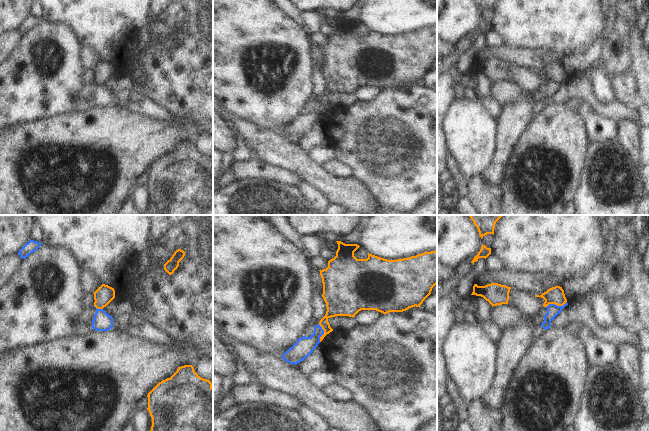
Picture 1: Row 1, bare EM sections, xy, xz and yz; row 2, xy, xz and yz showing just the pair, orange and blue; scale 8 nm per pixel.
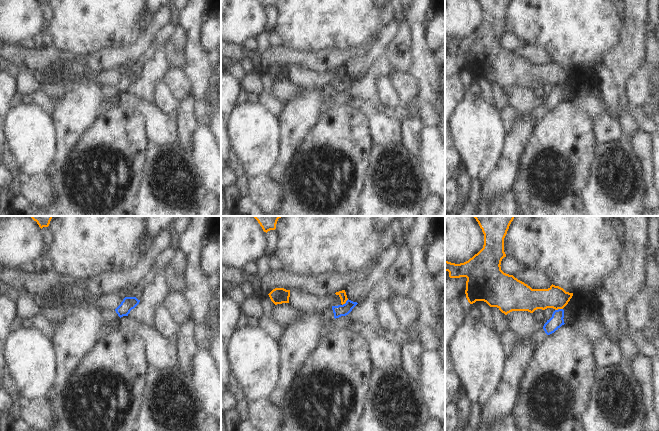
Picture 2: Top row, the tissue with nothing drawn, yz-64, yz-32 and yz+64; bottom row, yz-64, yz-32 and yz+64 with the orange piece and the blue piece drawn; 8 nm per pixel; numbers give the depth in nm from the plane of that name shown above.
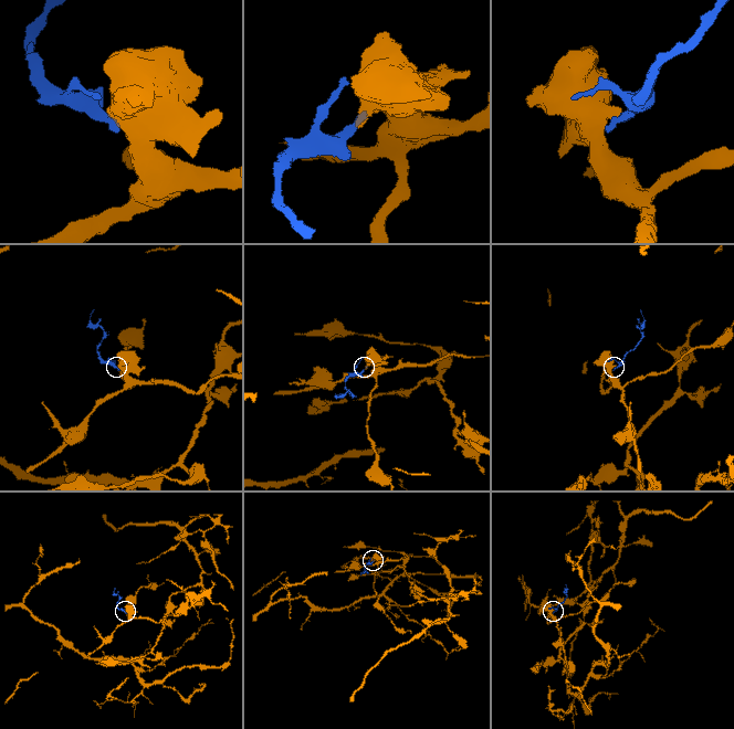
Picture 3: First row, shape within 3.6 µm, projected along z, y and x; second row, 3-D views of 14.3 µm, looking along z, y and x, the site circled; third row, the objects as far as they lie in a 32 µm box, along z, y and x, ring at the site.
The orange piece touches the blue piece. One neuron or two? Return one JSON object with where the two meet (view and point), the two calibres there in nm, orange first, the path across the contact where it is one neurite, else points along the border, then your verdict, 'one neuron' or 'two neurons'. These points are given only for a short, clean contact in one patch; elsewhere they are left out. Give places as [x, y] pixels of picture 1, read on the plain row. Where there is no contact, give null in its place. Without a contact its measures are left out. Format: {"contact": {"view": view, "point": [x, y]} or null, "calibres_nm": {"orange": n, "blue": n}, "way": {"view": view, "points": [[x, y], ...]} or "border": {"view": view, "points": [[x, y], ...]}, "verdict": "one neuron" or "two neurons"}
{"contact": {"view": "yz", "point": [556, 80]}, "calibres_nm": {"orange": 140, "blue": 100}, "border": {"view": "yz", "points": [[566, 77], [562, 81], [549, 80], [546, 83]]}, "verdict": "two neurons"}

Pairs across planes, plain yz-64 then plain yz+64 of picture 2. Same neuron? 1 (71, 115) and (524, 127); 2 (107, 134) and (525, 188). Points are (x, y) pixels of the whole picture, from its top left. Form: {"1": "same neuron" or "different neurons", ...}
{"1": "same neuron", "2": "same neuron"}

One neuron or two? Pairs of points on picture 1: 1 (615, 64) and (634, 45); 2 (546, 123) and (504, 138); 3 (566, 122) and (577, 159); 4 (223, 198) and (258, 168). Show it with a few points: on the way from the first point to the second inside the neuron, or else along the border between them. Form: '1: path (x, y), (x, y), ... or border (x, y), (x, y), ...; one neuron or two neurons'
1: border (628, 27), (630, 63), (626, 70); two neurons
2: border (536, 115), (512, 151); two neurons
3: path (566, 131), (566, 148), (568, 150); one neuron
4: border (269, 180), (245, 178), (235, 181); two neurons

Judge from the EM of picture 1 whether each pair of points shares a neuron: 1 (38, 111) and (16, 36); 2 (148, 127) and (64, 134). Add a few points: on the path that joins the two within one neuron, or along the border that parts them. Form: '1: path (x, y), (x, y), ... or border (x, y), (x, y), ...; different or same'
1: border (24, 35), (10, 55); different
2: path (127, 135), (85, 135); same

